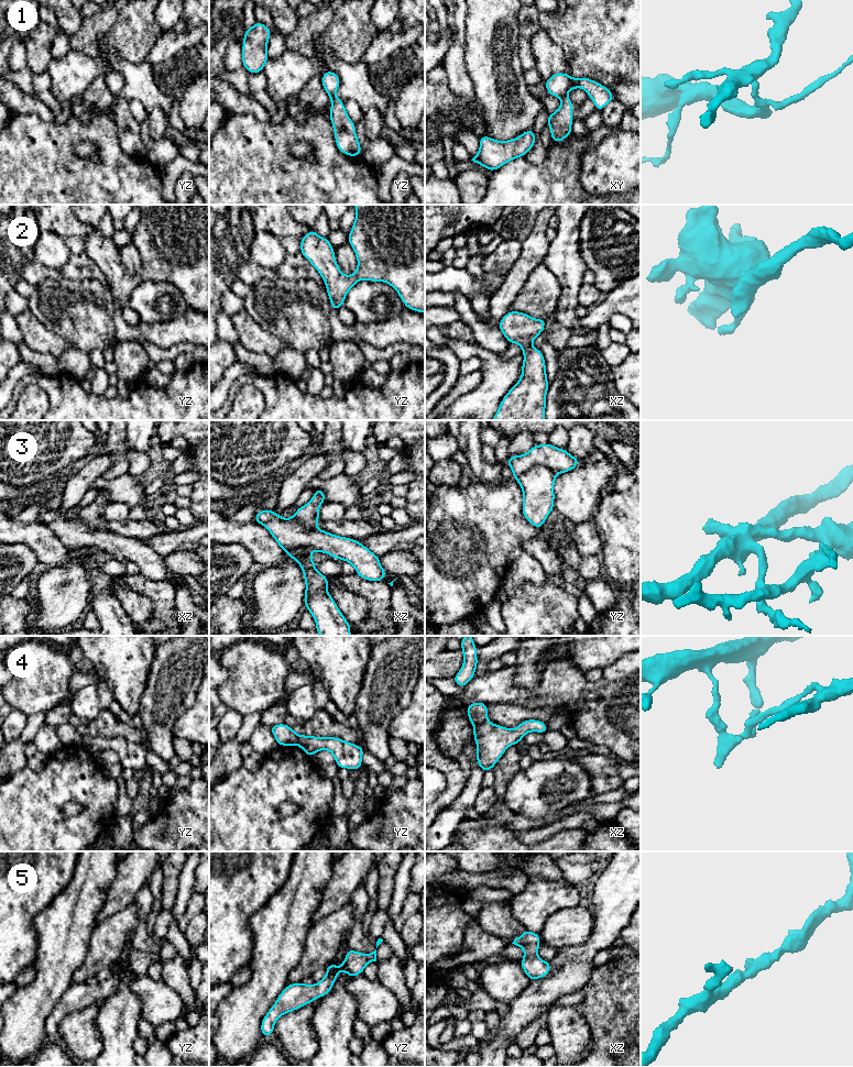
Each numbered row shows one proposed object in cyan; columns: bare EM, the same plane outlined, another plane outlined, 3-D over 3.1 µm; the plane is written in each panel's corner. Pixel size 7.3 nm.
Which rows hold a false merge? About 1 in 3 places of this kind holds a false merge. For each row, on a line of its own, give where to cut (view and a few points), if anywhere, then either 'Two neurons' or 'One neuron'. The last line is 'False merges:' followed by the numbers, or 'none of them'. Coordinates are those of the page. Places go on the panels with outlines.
1: Split along yz (335, 95), (330, 98). Two neurons
2: No split. One neuron
3: Split along yz (556, 473), (543, 465), (534, 465), (515, 479). Two neurons
4: Split along xz (487, 719), (474, 726). Two neurons
5: No split. One neuron
False merges: 1, 3, 4

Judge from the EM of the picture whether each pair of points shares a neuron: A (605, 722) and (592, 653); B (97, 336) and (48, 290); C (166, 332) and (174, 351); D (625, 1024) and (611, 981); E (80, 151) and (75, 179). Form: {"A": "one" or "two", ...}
{"A": "two", "B": "one", "C": "two", "D": "one", "E": "two"}

